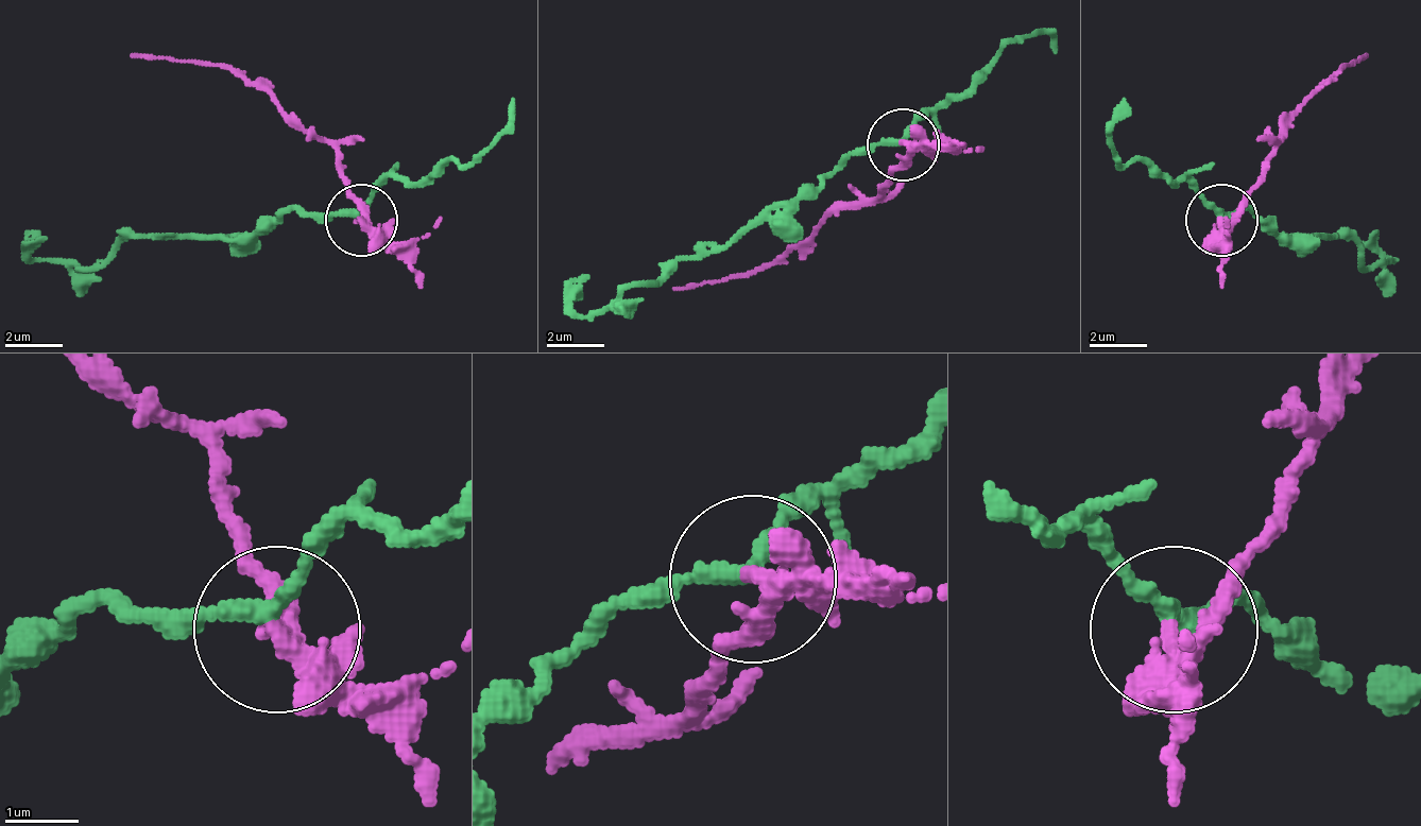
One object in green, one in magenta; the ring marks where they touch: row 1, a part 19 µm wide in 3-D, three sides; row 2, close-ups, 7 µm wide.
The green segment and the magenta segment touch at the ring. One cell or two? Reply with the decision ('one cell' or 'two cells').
two cells

